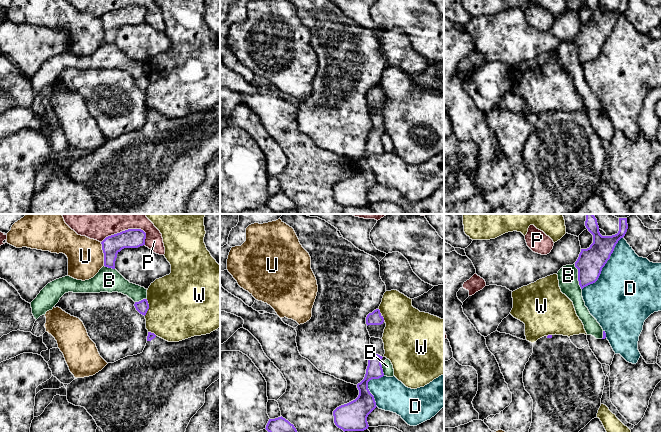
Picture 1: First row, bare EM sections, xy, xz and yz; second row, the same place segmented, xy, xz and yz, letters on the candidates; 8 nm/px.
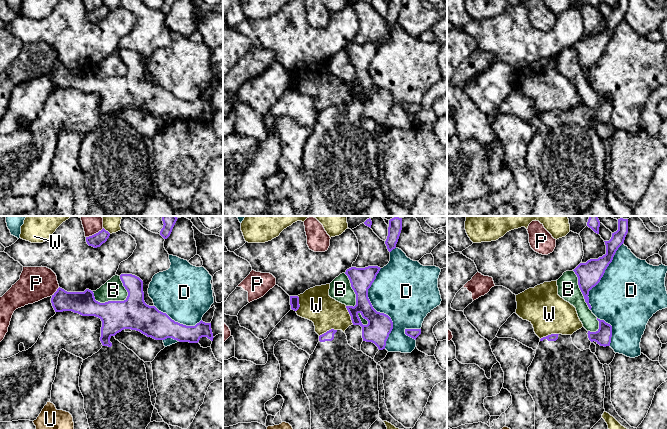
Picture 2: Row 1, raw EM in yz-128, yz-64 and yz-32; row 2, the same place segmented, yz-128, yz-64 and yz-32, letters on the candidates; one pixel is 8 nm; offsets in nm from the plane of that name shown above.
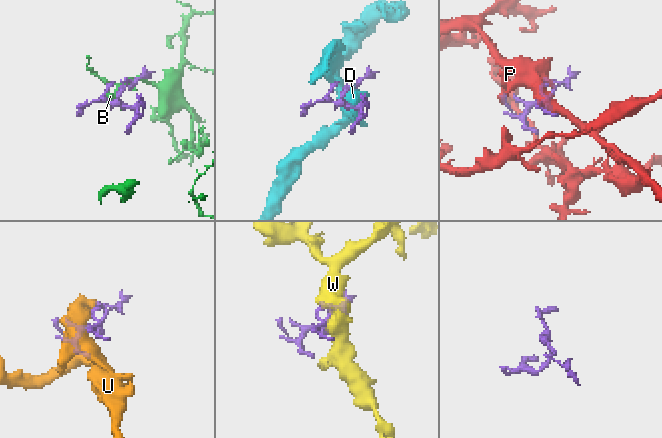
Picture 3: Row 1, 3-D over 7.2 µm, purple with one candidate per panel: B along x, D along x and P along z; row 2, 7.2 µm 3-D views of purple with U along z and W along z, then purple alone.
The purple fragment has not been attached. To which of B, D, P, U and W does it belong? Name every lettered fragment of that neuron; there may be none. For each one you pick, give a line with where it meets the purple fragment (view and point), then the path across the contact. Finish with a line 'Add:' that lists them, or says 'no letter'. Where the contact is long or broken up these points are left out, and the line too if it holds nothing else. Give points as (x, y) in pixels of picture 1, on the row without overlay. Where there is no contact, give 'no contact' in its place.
Add: no letter

